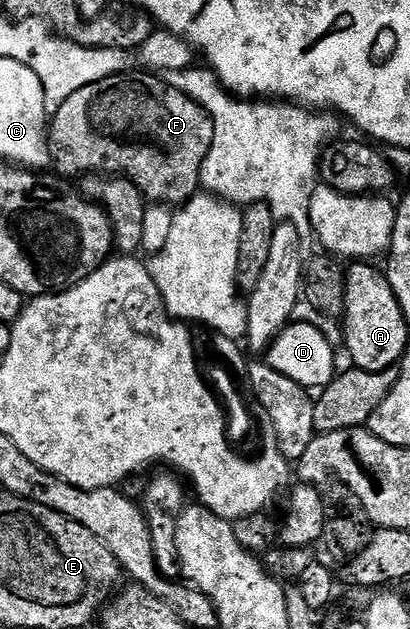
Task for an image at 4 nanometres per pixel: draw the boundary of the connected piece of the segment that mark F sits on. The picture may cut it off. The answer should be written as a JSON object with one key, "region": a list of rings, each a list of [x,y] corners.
{"region":[[[126,72],[116,74],[110,78],[99,80],[95,84],[87,84],[87,88],[79,88],[79,92],[75,92],[75,96],[67,96],[67,100],[63,100],[63,108],[59,108],[59,112],[55,112],[47,126],[49,161],[52,169],[58,175],[64,176],[69,180],[73,180],[73,177],[76,179],[78,176],[124,176],[130,182],[134,182],[142,194],[146,196],[158,194],[161,197],[158,199],[163,200],[165,206],[177,208],[198,193],[201,186],[203,160],[207,160],[207,152],[213,143],[213,121],[210,120],[209,113],[202,106],[195,104],[195,100],[191,100],[183,92],[179,92],[179,88],[171,88],[171,84],[167,84],[164,77],[158,76],[153,72],[140,73]]]}

